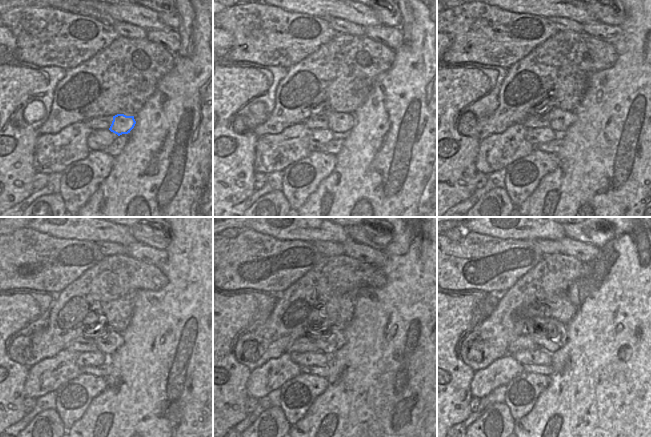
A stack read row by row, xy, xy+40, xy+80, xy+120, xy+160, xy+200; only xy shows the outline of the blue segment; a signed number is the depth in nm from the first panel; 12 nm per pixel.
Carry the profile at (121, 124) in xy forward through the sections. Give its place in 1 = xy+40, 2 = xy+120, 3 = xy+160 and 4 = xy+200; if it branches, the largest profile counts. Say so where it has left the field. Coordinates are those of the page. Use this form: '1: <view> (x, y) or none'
1: xy+40 (338, 122)
2: xy+120 (108, 342)
3: xy+160 (328, 341)
4: xy+200 (549, 334)

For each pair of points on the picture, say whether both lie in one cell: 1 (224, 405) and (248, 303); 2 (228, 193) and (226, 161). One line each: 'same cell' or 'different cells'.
1: same cell
2: same cell

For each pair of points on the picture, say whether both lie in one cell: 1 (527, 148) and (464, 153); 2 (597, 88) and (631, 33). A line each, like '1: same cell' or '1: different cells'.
1: different cells
2: same cell

